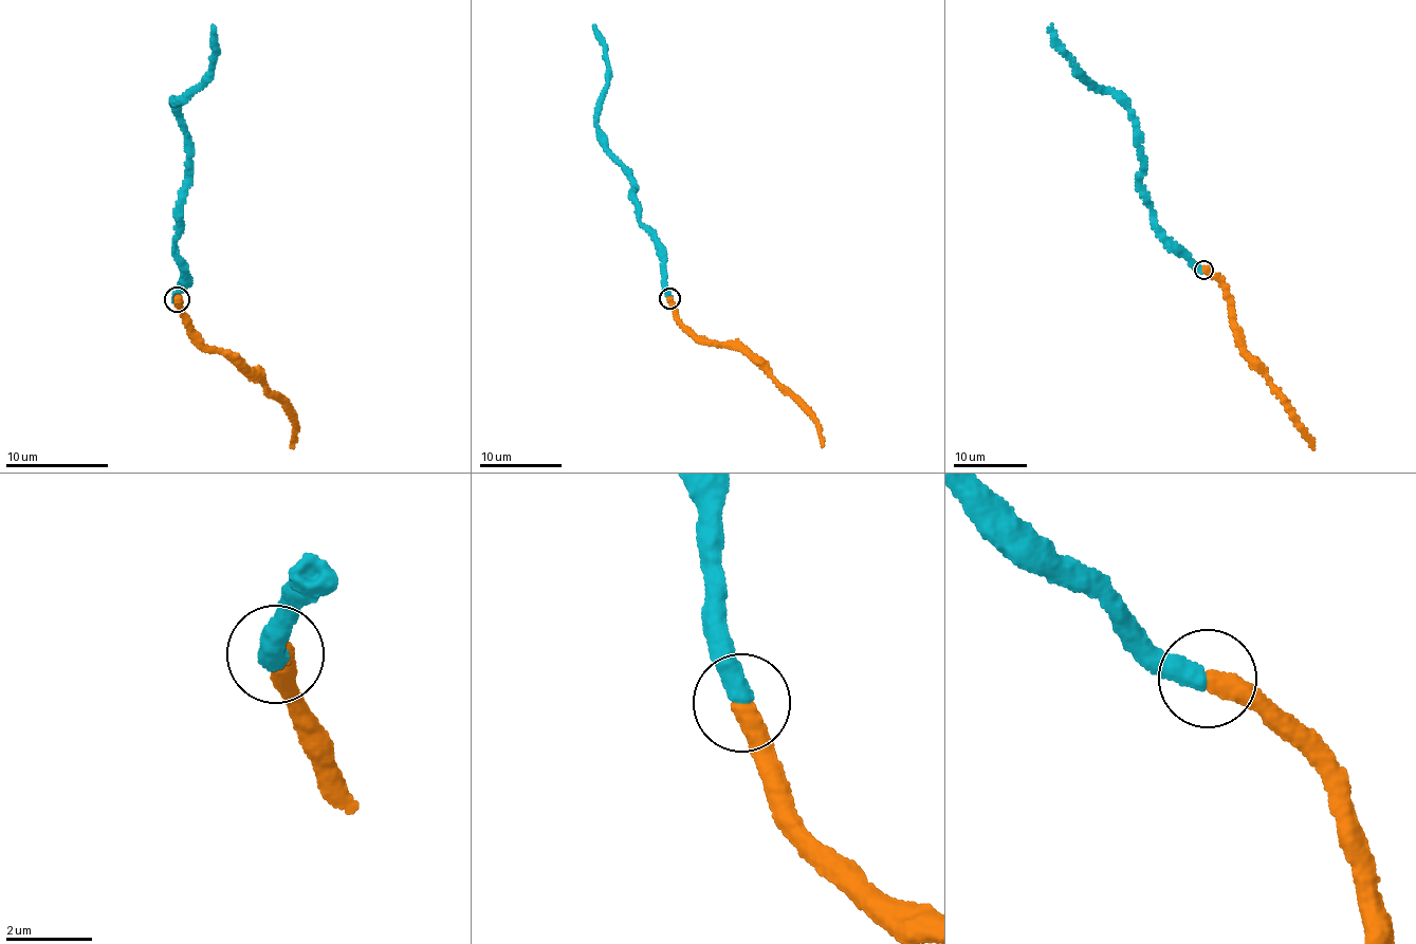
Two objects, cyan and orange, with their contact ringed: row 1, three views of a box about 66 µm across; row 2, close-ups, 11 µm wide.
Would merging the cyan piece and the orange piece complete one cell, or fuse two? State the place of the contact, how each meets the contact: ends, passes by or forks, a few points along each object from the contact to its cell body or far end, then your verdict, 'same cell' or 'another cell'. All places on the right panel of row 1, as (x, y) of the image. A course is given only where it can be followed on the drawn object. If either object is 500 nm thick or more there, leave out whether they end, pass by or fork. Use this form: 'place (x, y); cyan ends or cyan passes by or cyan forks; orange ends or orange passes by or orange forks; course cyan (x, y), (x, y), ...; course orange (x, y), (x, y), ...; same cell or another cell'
place (1203, 270); cyan ends; orange ends; course cyan (1203, 271), (1154, 222), (1148, 195), (1141, 185), (1142, 152), (1133, 112), (1085, 76), (1061, 48), (1050, 24); course orange (1203, 271), (1220, 282), (1244, 354), (1288, 404), (1313, 447); same cell

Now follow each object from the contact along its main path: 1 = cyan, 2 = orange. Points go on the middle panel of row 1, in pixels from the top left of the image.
1: (669, 298), (659, 247), (643, 228), (630, 183), (598, 129), (594, 112), (608, 74), (603, 44), (592, 25)
2: (669, 298), (679, 320), (693, 336), (748, 353), (816, 425), (822, 447)

